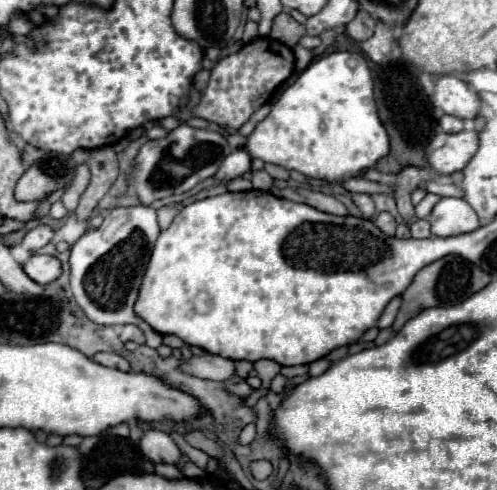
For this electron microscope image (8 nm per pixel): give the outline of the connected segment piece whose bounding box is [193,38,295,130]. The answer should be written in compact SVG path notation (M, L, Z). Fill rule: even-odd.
M269 38L251 40L239 52L229 54L215 64L211 70L211 80L201 94L201 102L193 108L193 116L237 130L273 96L275 88L293 74L293 68L295 54L291 48Z

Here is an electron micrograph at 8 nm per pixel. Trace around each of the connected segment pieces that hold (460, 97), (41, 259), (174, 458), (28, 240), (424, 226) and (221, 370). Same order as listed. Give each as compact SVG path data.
M447 74L435 80L435 92L431 96L431 102L439 106L445 114L463 120L473 120L481 112L479 94L471 90L469 84L457 74Z
M33 254L25 264L23 264L25 274L37 282L37 284L49 284L61 274L61 264L55 256L45 256L45 254Z
M149 430L141 438L141 452L153 462L153 464L179 464L181 460L181 450L173 442L173 438L165 432L159 430Z
M39 224L39 226L31 228L31 230L25 234L25 238L23 238L21 244L23 244L29 252L33 252L33 250L39 250L39 248L43 248L45 244L49 244L51 238L53 238L53 228L47 226L47 224Z
M417 220L415 224L411 224L411 236L413 236L413 238L417 238L417 240L429 238L429 236L431 236L429 222L427 222L427 220Z
M193 356L189 362L181 364L181 370L205 380L229 380L235 376L235 362L221 356Z

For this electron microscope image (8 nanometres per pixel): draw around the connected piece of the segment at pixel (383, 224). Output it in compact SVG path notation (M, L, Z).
M381 212L381 214L377 214L373 222L375 222L375 226L377 226L379 230L383 230L383 234L387 234L387 236L395 236L395 226L397 226L397 222L395 222L395 218L393 218L389 212Z

